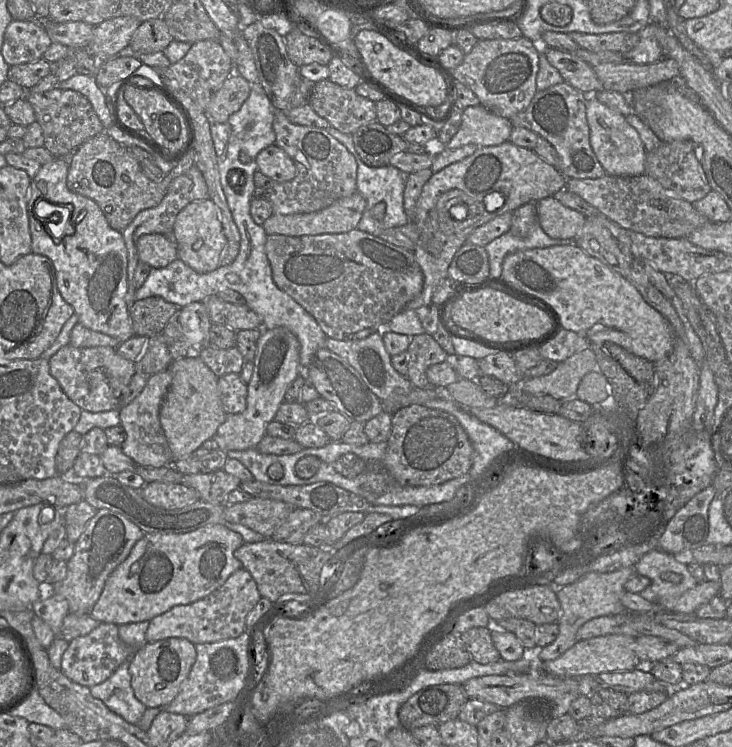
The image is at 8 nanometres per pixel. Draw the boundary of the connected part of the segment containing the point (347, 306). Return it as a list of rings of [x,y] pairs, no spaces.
[[[358,228],[339,234],[305,236],[271,234],[267,236],[265,252],[275,284],[316,319],[327,337],[336,340],[360,340],[387,329],[390,320],[423,289],[423,272],[413,251]]]

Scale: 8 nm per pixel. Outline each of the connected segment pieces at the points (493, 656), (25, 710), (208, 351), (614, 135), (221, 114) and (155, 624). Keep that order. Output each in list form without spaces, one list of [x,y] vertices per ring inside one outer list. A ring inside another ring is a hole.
[[[473,627],[459,634],[460,645],[480,664],[501,660],[491,636],[491,627]]]
[[[37,685],[28,697],[10,715],[26,719],[29,723],[38,723],[54,730],[66,729],[64,719],[50,706],[38,692]]]
[[[209,345],[197,355],[218,378],[229,373],[239,374],[245,363],[237,347],[219,349]]]
[[[587,95],[587,122],[590,130],[590,145],[606,174],[611,176],[637,176],[645,173],[646,150],[634,127],[622,114]]]
[[[233,72],[213,94],[205,113],[211,123],[224,123],[249,97],[251,84]]]
[[[240,568],[206,597],[190,604],[174,606],[152,618],[146,631],[146,641],[185,638],[193,644],[200,644],[236,638],[245,631],[246,617],[260,598],[255,580],[246,569]]]

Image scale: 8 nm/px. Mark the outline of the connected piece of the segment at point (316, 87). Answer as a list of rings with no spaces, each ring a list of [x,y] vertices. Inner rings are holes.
[[[329,79],[313,84],[308,104],[344,134],[351,135],[361,126],[377,121],[375,102]]]

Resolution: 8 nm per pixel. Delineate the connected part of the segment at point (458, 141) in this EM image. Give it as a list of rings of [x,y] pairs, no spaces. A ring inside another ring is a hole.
[[[482,105],[469,106],[462,113],[461,126],[445,148],[456,149],[467,144],[478,147],[497,146],[509,140],[513,124]]]

